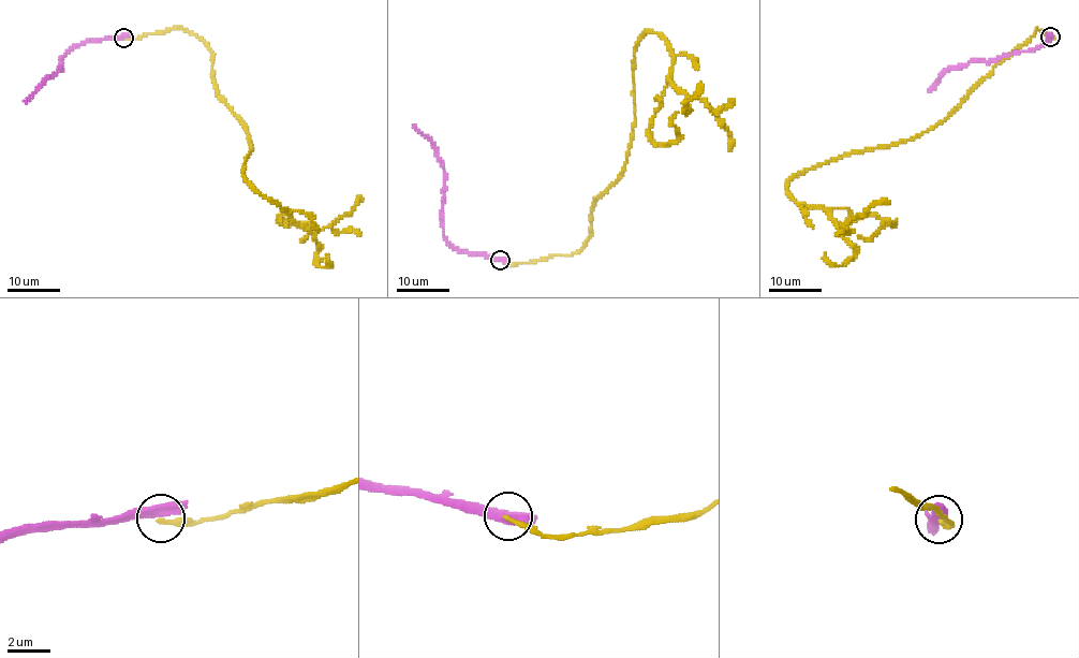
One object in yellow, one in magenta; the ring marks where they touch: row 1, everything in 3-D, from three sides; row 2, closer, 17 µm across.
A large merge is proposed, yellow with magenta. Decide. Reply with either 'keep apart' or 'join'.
keep apart

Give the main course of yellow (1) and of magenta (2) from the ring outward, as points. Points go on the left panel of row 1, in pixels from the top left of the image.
1: (124, 38), (198, 37), (249, 137), (245, 178), (307, 237)
2: (124, 37), (77, 44), (60, 59), (60, 68), (25, 103)

